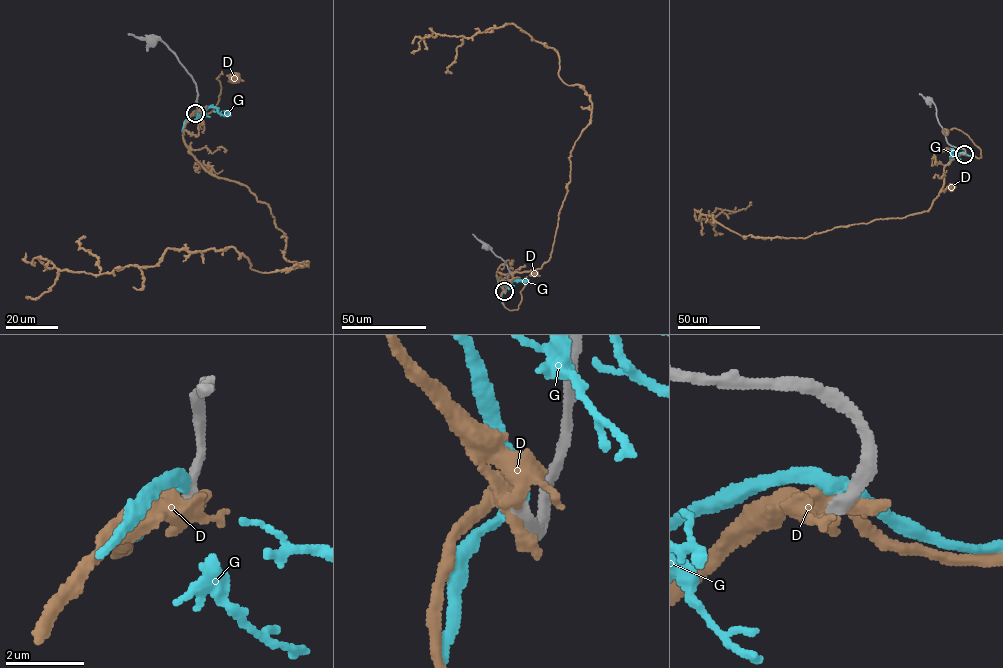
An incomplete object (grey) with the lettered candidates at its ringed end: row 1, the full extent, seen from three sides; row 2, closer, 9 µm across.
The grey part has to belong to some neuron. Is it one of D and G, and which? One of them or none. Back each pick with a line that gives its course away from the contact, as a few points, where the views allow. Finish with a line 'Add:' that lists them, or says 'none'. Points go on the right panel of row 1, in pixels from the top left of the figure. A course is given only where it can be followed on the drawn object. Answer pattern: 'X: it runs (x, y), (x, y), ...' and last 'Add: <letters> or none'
Add: none

